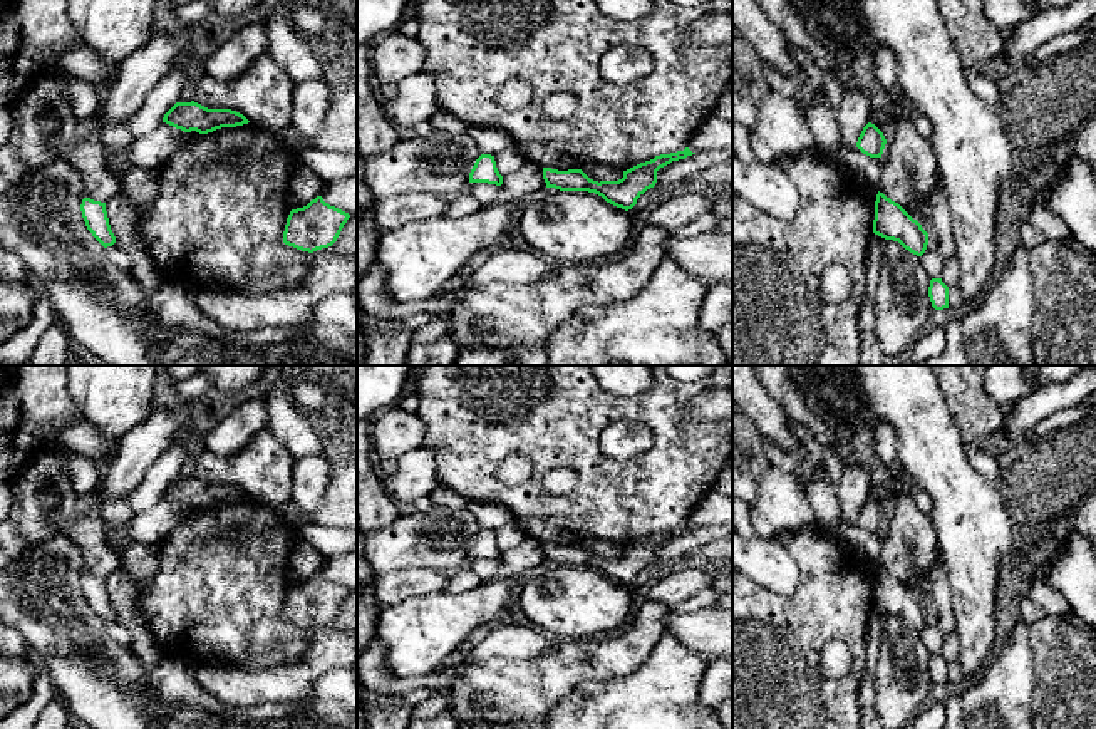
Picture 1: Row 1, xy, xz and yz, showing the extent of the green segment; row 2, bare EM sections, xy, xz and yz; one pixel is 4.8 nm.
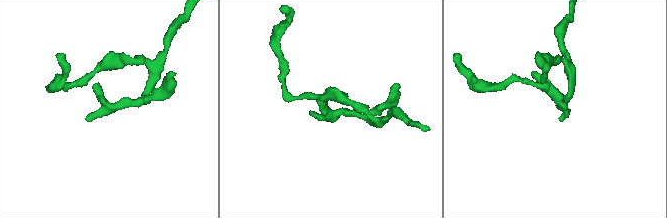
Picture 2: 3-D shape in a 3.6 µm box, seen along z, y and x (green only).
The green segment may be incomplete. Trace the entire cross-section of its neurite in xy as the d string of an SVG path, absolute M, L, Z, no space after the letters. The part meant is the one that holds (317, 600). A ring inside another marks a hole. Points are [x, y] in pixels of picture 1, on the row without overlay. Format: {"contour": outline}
{"contour": "M317 571L307 582L290 587L283 618L308 628L328 623L337 617L349 593L349 588Z"}

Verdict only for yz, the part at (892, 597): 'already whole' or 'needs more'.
already whole

